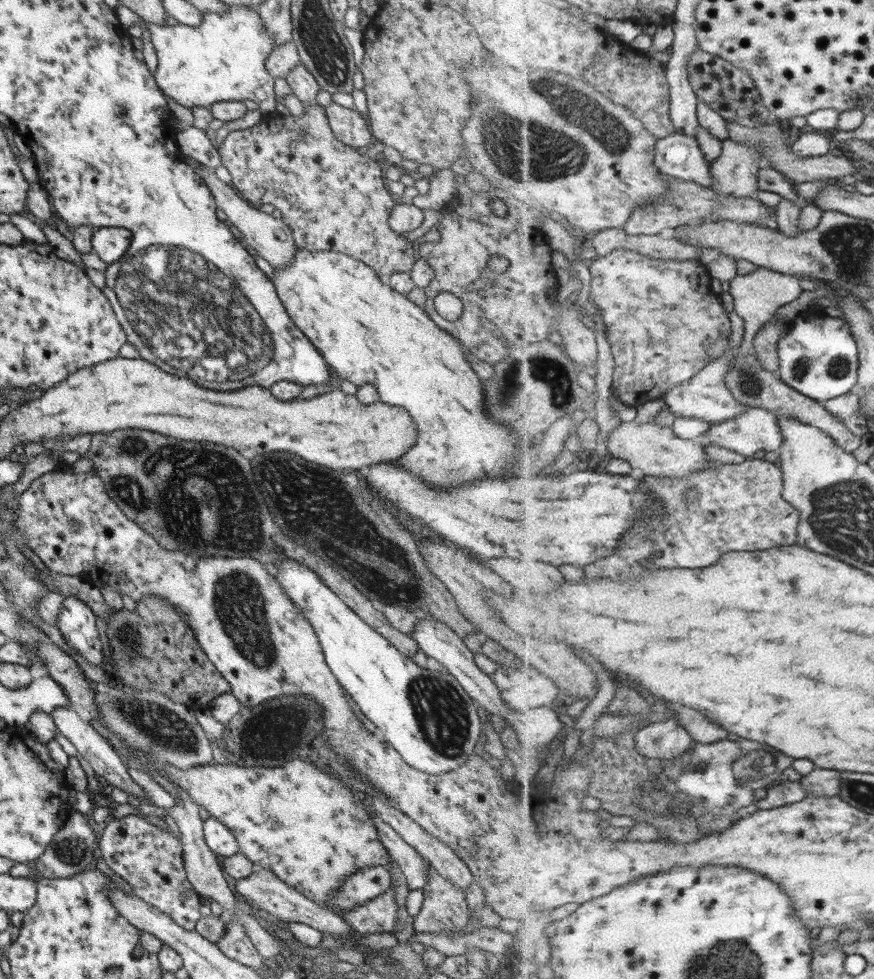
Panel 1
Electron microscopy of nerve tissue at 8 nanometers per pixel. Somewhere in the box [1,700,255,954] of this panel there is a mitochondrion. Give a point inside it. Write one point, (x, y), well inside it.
(70, 851)

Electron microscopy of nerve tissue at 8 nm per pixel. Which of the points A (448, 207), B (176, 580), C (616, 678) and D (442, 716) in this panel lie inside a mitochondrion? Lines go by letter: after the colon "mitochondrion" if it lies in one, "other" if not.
A: other
B: other
C: other
D: mitochondrion

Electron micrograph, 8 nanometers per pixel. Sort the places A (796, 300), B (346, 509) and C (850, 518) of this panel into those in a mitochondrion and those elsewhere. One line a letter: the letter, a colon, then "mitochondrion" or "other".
A: other
B: mitochondrion
C: mitochondrion

